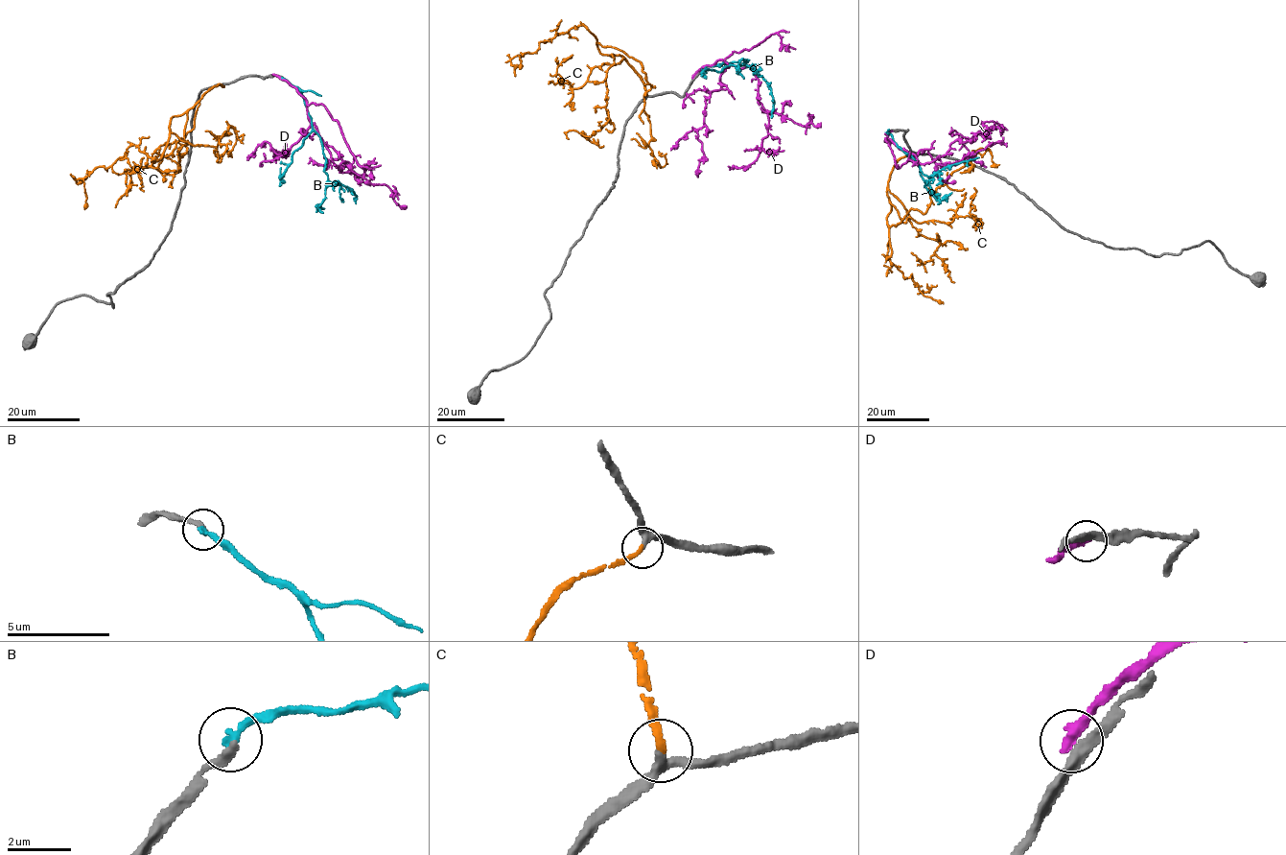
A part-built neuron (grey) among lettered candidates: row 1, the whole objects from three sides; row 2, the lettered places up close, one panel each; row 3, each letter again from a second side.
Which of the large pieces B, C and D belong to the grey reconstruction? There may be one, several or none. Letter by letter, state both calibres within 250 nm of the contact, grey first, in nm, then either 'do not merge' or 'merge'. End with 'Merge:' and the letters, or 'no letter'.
B: calibres 240 and 240 nm; do not merge
C: calibres 240 and 220 nm; merge
D: calibres 280 and 320 nm; do not merge
Merge: C

